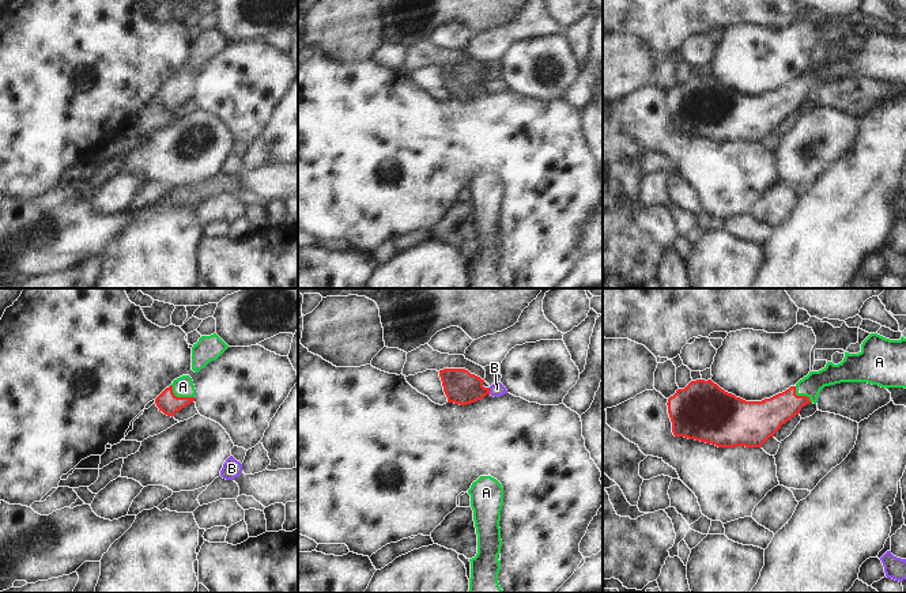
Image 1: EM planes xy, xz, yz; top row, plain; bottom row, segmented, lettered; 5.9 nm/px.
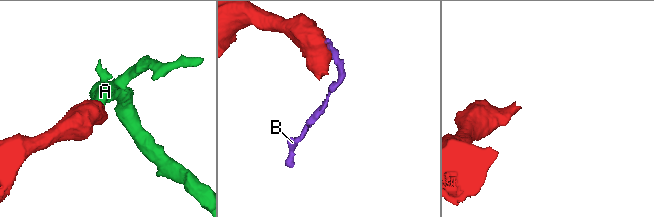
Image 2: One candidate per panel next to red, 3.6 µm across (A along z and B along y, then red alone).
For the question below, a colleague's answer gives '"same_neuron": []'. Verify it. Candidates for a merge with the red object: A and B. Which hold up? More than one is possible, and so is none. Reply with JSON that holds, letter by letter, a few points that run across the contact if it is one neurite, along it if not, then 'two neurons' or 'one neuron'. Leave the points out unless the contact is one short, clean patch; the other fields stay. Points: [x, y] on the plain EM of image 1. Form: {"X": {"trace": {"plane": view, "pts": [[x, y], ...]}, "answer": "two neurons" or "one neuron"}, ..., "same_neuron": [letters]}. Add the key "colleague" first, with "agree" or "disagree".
{"colleague": "disagree", "A": {"trace": {"plane": "xy", "pts": [[166, 97], [180, 93], [182, 82]]}, "answer": "one neuron"}, "B": {"trace": {"plane": "xz", "pts": [[489, 83], [490, 89]]}, "answer": "two neurons"}, "same_neuron": ["A"]}

